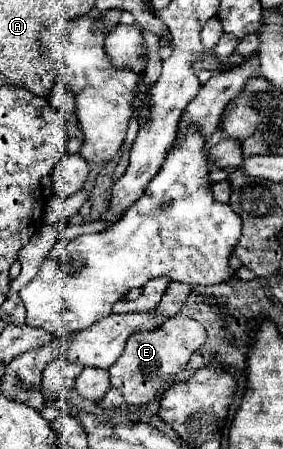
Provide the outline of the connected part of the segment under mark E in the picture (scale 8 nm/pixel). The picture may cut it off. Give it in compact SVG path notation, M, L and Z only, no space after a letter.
M174 316L164 322L162 330L154 332L134 332L126 340L122 356L114 362L114 366L108 368L110 372L110 390L102 398L102 406L106 410L134 404L144 406L150 400L156 398L156 394L162 392L168 378L182 372L190 356L206 342L206 330L202 326L188 318L188 316Z

